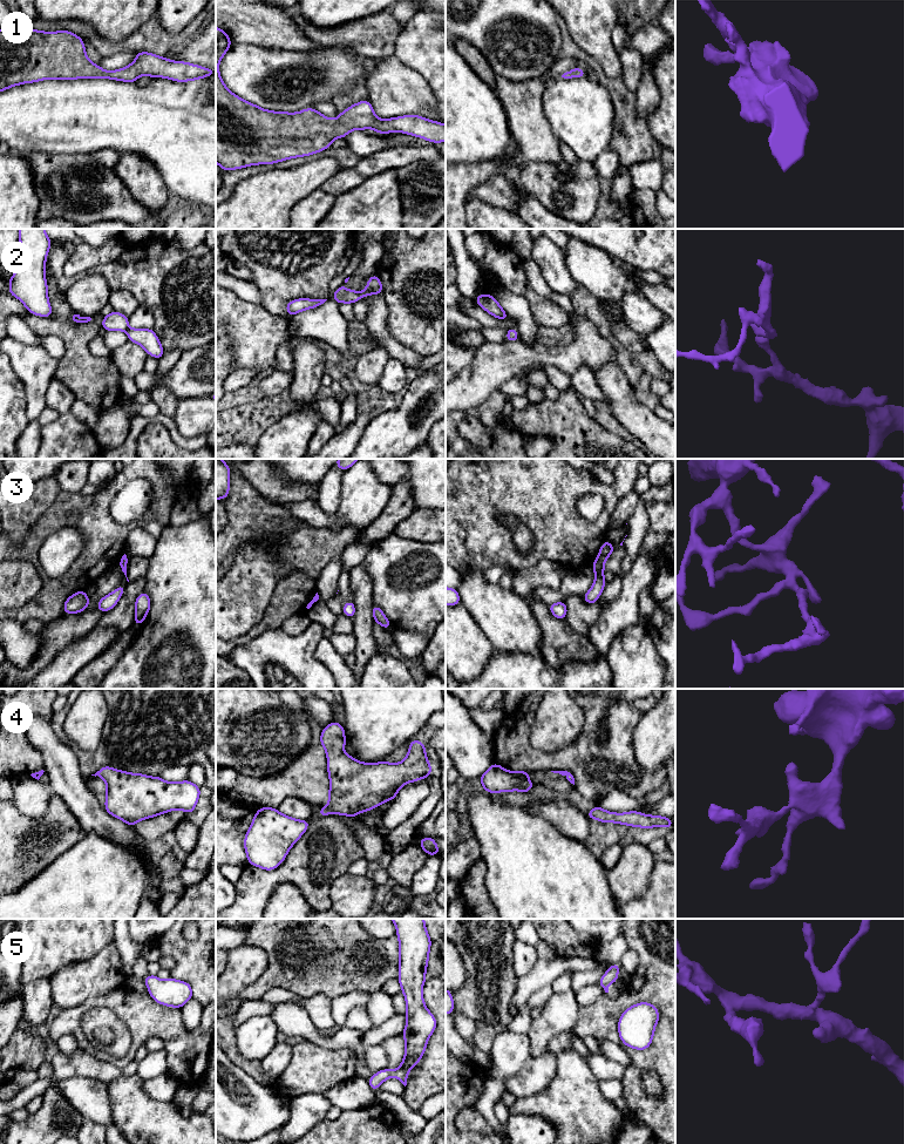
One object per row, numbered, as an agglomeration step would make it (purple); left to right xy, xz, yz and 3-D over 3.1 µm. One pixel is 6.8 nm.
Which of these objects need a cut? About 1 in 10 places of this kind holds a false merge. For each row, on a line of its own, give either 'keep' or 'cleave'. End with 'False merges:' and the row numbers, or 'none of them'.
1: keep
2: keep
3: keep
4: keep
5: keep
False merges: none of them

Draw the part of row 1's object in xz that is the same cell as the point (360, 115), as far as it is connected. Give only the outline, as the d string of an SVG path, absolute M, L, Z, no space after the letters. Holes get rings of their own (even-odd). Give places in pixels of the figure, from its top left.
M216 26L216 162L223 171L256 164L272 164L299 156L310 156L332 147L334 138L344 138L355 129L374 129L378 134L403 133L433 143L446 142L446 124L417 115L378 119L368 100L354 103L331 120L306 108L298 113L271 111L235 95L224 84L218 65L231 47L229 35Z

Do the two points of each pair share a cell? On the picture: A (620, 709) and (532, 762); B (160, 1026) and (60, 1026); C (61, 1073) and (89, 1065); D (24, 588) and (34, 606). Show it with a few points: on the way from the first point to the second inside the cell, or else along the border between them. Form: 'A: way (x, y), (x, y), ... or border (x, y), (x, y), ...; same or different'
A: way (611, 736), (598, 753), (559, 760); same
B: way (135, 1012), (117, 1002), (93, 1002), (85, 1007); same
C: way (68, 1065), (82, 1065); same
D: border (38, 573), (41, 580), (40, 590), (12, 610); different

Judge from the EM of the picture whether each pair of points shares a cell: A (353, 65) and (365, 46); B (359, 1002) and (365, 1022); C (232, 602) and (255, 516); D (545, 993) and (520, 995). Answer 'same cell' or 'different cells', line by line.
A: different cells
B: different cells
C: different cells
D: different cells

